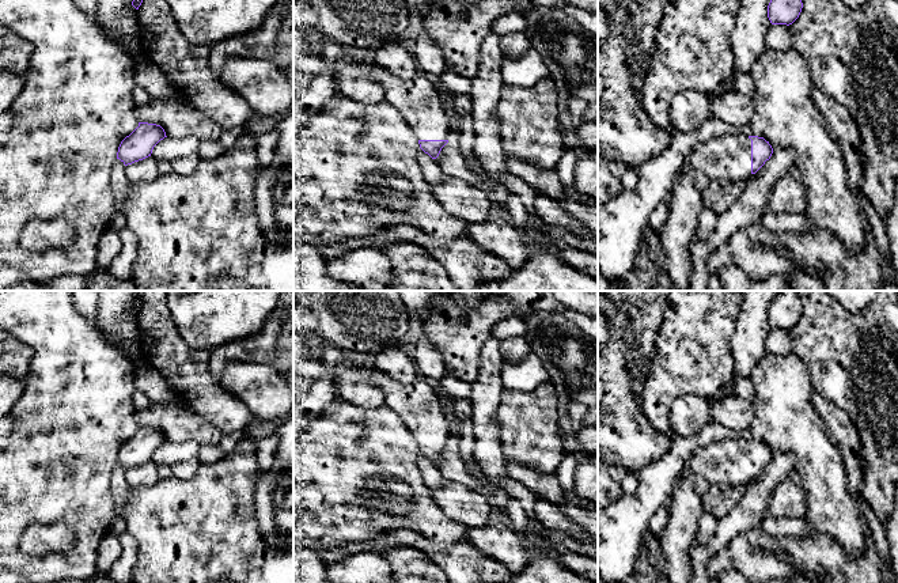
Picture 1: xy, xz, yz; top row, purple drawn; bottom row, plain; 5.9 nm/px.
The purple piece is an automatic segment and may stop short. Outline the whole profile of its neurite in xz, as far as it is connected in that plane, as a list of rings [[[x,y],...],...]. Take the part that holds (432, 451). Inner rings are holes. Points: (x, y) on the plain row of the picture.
[[[352,367],[375,385],[386,398],[386,405],[406,424],[418,443],[420,453],[436,463],[448,447],[448,423],[440,405],[439,389],[429,381],[418,378],[410,385],[402,385],[375,367]]]

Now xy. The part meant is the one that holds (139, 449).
[[[139,427],[139,431],[126,440],[117,457],[125,470],[151,461],[154,451],[166,440],[164,434],[156,428]]]

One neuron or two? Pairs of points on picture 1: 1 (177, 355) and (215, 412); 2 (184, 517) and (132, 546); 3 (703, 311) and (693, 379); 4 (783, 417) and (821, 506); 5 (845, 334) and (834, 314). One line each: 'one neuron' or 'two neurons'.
1: one neuron
2: two neurons
3: one neuron
4: one neuron
5: one neuron

